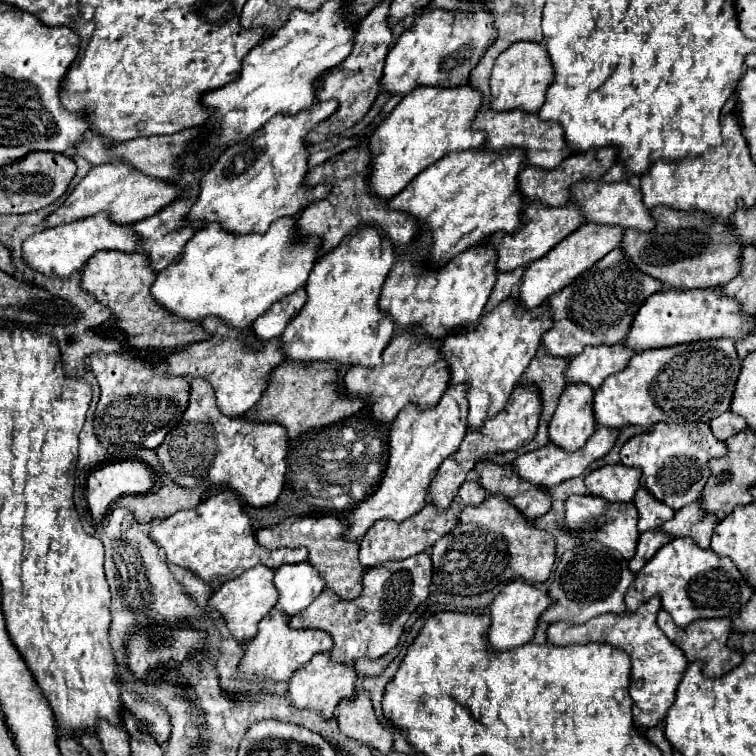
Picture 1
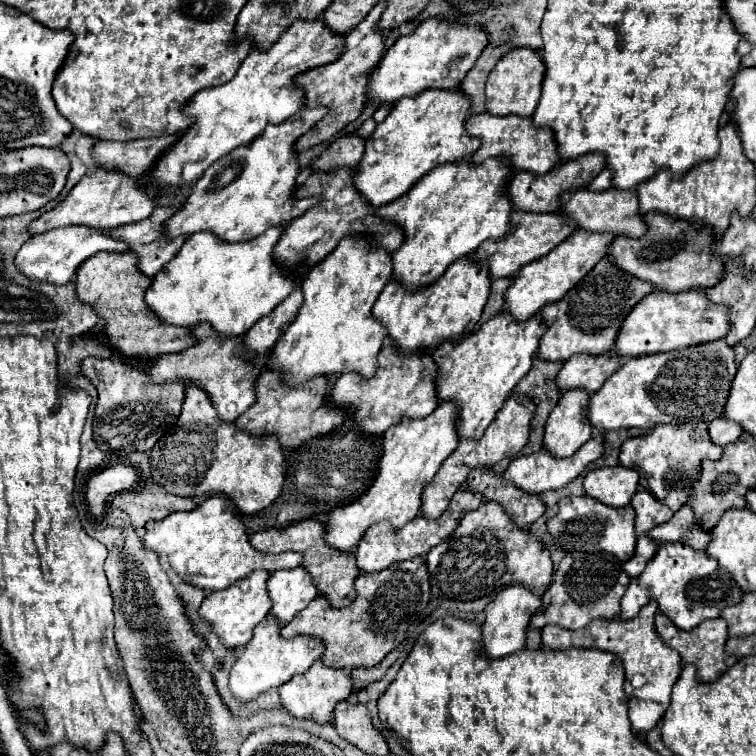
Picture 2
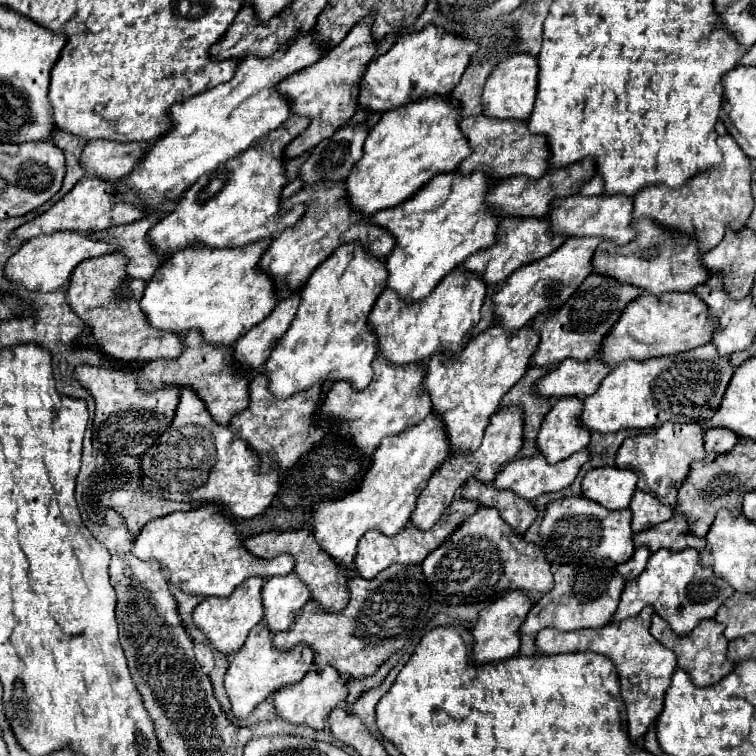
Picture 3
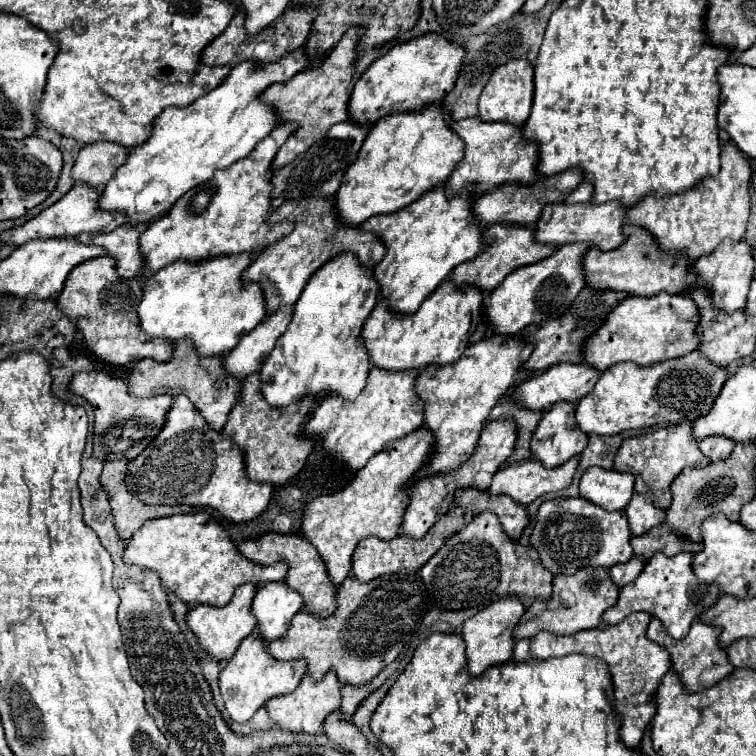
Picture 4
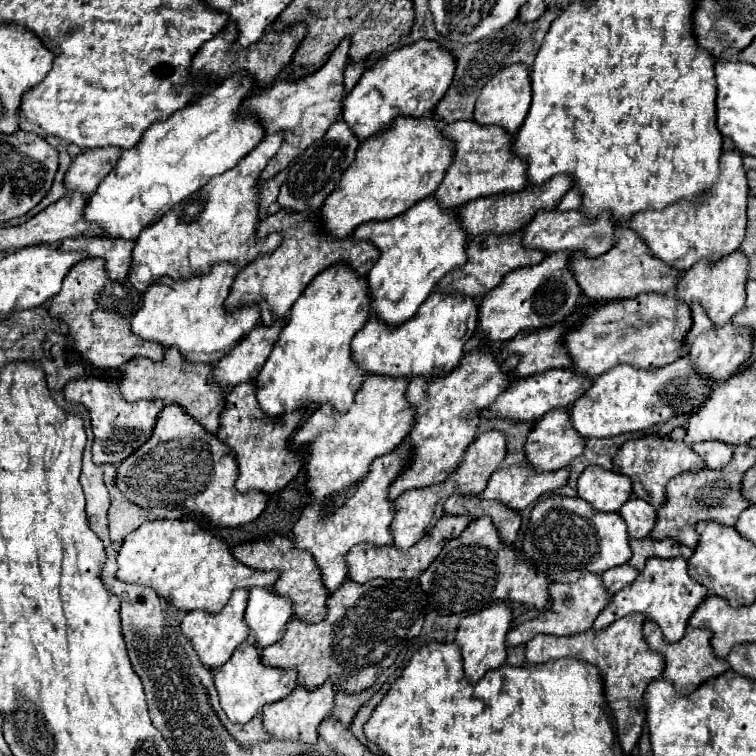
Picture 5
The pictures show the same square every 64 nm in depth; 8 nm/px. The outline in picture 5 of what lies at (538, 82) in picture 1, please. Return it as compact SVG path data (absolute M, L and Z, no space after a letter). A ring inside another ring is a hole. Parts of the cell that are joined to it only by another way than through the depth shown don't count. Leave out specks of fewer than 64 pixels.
M512 64L508 68L502 68L480 92L474 110L474 122L480 126L502 126L508 134L516 134L530 108L530 96L532 90L528 68L524 68L524 64Z

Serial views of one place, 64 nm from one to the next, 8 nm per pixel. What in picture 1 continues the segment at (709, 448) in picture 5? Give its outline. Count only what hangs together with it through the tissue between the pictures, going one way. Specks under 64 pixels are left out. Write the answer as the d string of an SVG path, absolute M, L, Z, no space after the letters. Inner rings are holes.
M724 412L724 416L718 416L716 420L710 422L710 428L720 442L726 442L730 436L744 430L746 424L744 420L740 420L740 416L732 416L732 412Z

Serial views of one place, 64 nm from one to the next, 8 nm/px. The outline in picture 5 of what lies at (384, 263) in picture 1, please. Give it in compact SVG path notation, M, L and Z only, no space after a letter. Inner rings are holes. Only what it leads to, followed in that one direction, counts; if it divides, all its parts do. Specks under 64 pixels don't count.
M330 268L308 284L304 296L292 306L272 354L254 380L256 400L268 418L324 404L338 414L350 410L354 394L364 380L356 372L356 364L352 364L350 340L370 320L368 306L368 282L364 276L356 276L352 268Z

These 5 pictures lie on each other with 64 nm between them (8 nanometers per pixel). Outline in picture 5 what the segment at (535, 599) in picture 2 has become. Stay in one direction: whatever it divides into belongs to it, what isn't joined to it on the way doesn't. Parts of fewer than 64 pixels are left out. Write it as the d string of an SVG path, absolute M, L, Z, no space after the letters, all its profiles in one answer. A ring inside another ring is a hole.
M494 604L490 608L484 608L482 612L466 616L460 622L454 642L460 646L464 674L470 684L476 684L488 670L500 668L506 662L506 632L510 630L510 620L512 610L506 604Z

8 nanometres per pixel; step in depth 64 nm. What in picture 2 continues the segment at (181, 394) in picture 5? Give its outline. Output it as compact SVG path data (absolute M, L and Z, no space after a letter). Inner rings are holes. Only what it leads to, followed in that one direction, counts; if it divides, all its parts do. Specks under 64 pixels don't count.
M208 323L199 324L192 330L192 336L198 340L192 348L180 352L180 354L168 354L154 362L148 378L154 384L164 382L184 382L194 384L202 388L210 400L214 410L218 412L220 420L234 422L240 414L244 414L256 400L254 394L254 380L260 374L260 370L266 366L266 358L246 358L242 356L242 338L232 340L231 338L220 337L212 330Z

